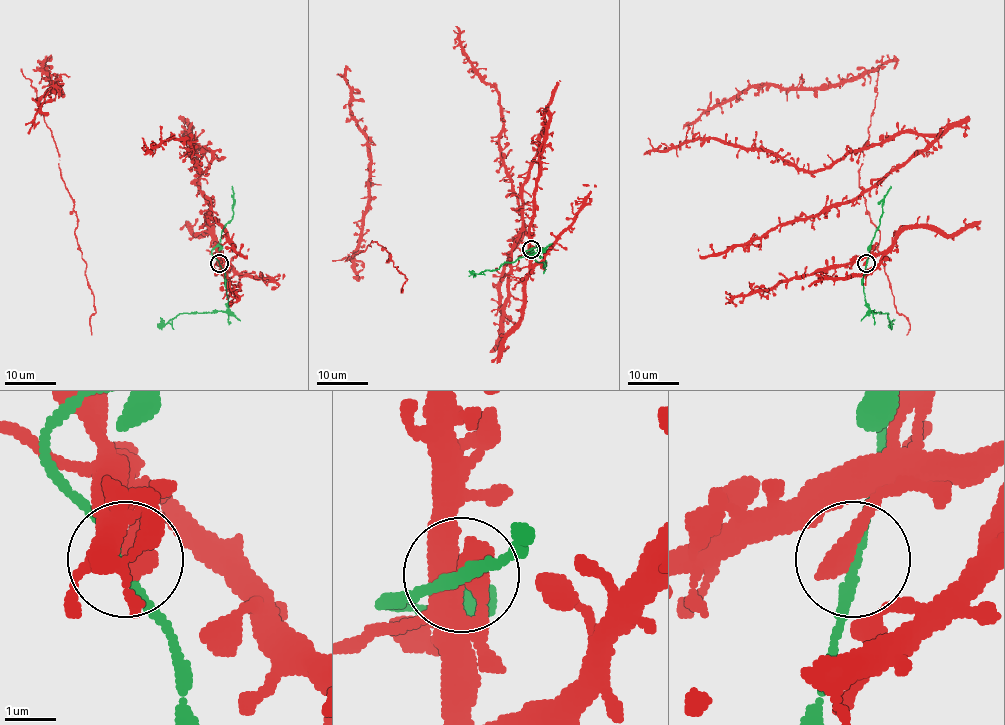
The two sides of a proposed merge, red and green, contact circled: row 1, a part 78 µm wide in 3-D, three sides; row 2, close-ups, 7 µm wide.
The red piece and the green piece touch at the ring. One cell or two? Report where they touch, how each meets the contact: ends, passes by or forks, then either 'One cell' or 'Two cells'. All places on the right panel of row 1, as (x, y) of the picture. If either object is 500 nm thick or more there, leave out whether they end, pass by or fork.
Place: (866, 263). Two cells

